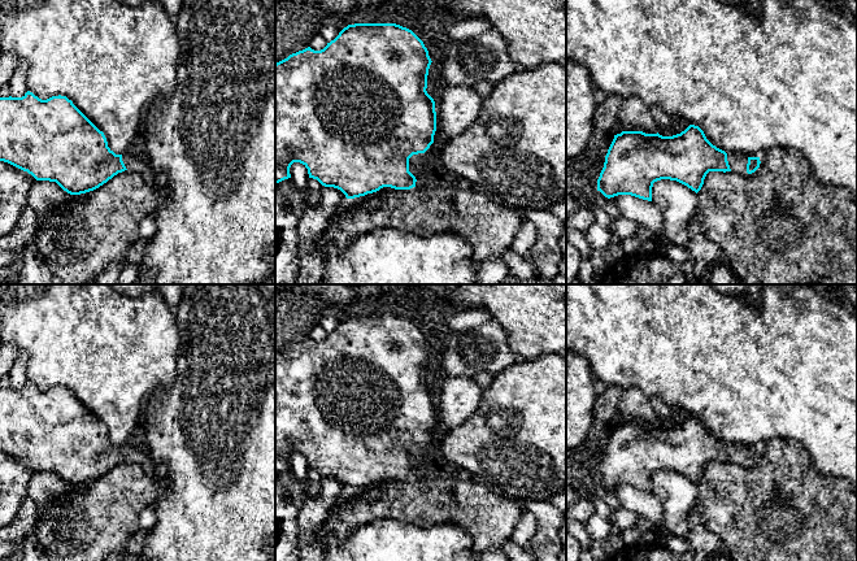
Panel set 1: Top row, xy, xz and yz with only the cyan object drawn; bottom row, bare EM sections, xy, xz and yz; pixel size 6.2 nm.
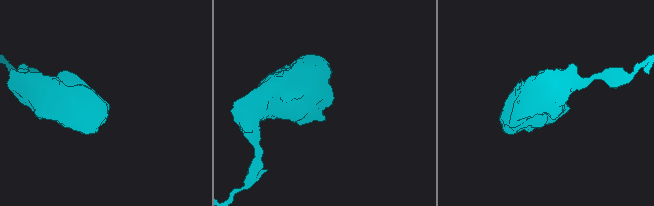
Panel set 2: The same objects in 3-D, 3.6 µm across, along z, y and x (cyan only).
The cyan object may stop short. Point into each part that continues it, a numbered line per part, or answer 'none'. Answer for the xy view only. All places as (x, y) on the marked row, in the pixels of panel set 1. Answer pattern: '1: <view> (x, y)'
1: xy (142, 166)

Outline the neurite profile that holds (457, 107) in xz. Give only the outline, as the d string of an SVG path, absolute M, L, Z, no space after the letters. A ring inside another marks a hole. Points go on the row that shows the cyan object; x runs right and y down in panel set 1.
M447 86L435 99L434 143L440 145L467 130L475 122L483 101L484 97L473 86Z

